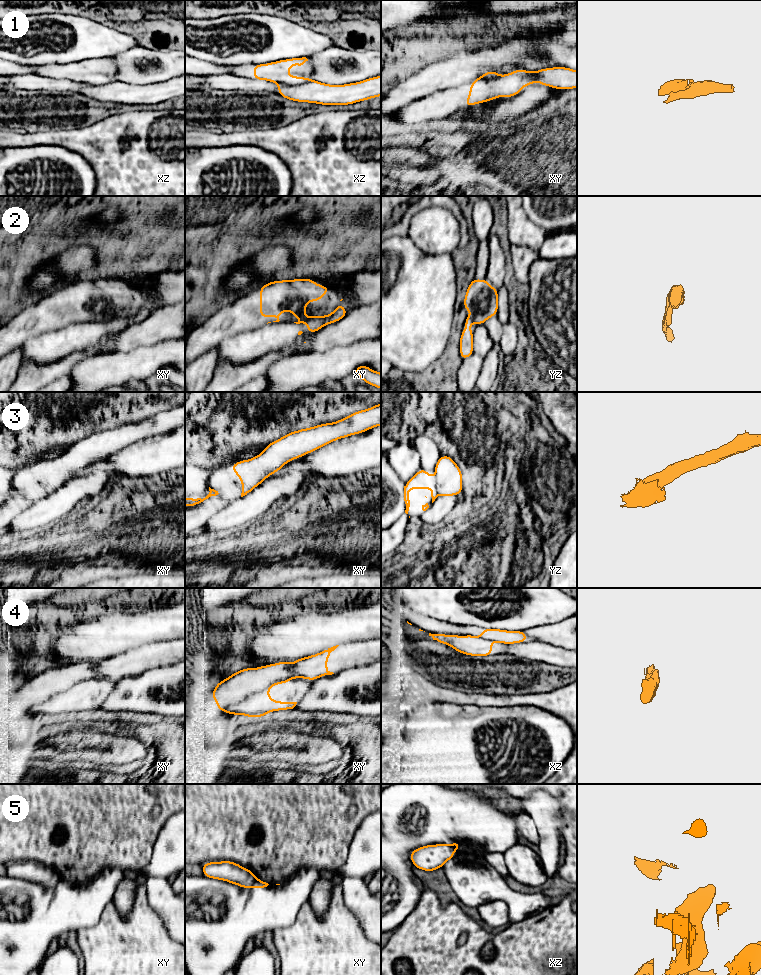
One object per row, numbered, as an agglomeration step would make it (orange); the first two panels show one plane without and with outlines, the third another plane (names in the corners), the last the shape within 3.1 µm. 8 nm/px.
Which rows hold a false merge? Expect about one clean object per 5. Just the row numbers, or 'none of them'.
1, 2, 3, 4, 5

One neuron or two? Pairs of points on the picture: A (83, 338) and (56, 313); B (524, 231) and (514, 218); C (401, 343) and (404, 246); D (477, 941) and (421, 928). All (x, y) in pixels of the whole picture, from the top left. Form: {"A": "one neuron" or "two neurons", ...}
{"A": "two neurons", "B": "one neuron", "C": "one neuron", "D": "one neuron"}

